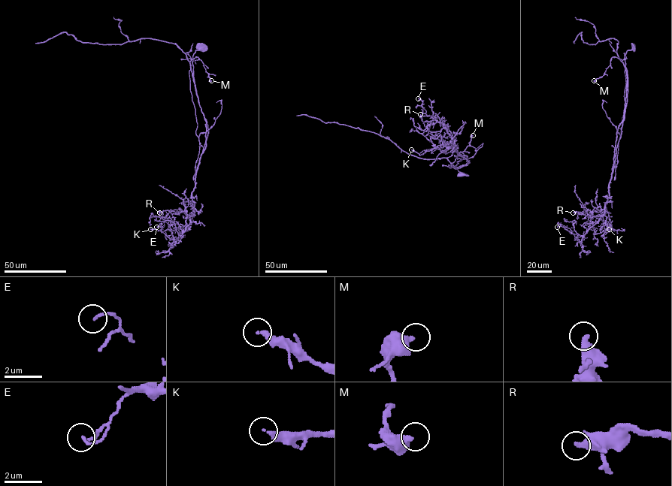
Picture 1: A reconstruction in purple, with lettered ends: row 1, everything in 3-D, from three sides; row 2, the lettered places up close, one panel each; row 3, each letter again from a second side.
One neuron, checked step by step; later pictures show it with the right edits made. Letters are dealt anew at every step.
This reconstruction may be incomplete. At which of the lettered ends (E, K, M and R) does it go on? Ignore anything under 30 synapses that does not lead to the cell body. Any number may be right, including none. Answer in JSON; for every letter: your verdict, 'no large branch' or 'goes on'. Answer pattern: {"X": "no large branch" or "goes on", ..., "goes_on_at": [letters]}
{"E": "no large branch", "K": "no large branch", "M": "no large branch", "R": "no large branch", "goes_on_at": []}

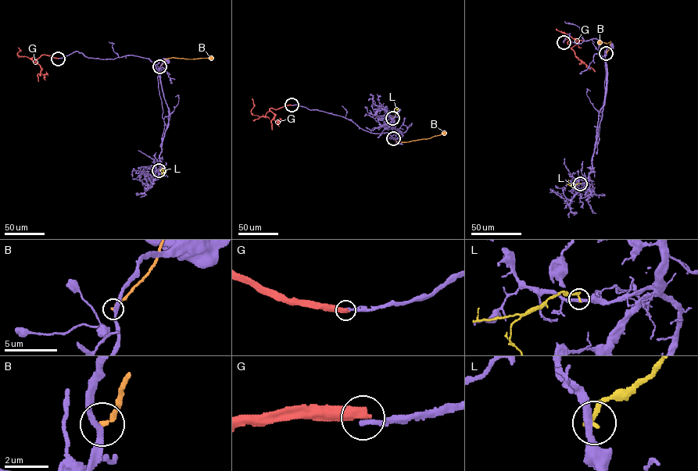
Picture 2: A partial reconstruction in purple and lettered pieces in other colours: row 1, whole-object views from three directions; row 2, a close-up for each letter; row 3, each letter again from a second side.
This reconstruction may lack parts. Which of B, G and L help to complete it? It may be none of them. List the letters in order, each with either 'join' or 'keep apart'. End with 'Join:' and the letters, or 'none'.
B: keep apart
G: keep apart
L: keep apart
Join: none

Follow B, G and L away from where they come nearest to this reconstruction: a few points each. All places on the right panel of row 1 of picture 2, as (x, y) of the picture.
B: (606, 53), (610, 41), (598, 42)
G: (563, 42), (569, 37), (567, 44), (571, 48), (578, 40), (556, 29)
L: (580, 183), (570, 185), (568, 180)

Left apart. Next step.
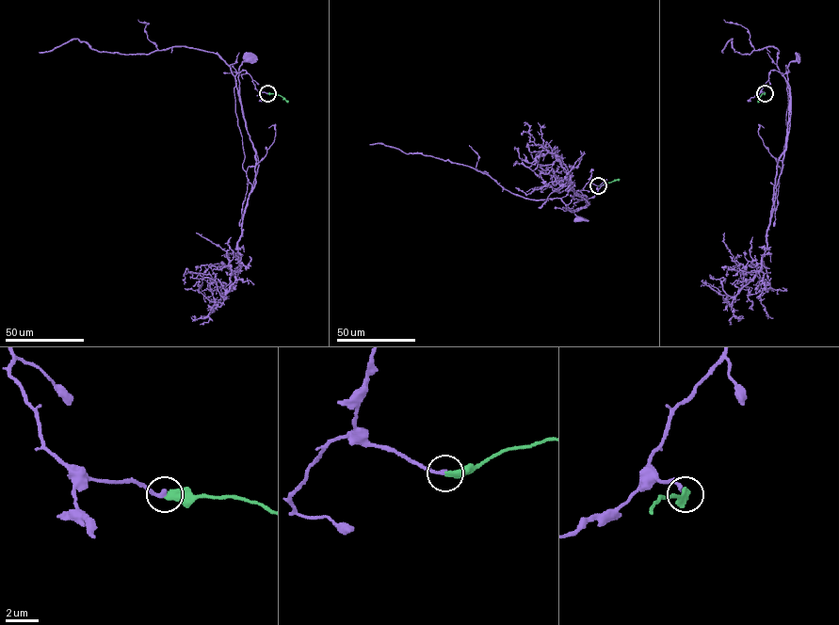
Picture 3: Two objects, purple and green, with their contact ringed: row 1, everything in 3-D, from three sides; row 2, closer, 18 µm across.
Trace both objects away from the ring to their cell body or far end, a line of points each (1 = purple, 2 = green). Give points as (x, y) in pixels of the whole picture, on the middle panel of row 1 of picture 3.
1: (598, 186), (588, 183), (566, 205), (578, 217), (577, 220)
2: (598, 186), (619, 179)

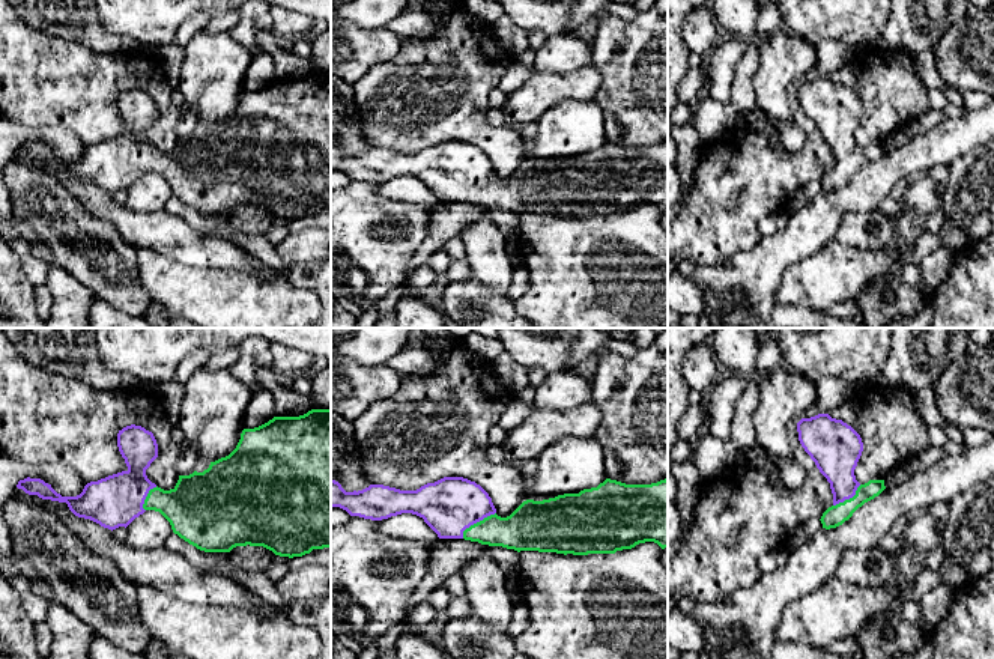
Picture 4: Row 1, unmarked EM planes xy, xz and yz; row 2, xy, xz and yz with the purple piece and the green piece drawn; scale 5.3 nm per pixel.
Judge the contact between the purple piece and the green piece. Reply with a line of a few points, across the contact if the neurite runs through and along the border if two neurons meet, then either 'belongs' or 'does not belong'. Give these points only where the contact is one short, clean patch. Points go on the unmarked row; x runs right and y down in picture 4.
line xz (451, 167), (462, 172), (475, 185), (495, 194), (521, 194); belongs

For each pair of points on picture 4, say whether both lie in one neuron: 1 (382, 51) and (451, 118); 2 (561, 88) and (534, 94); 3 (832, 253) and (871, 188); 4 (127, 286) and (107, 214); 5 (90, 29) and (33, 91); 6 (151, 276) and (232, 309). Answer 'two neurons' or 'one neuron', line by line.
1: two neurons
2: one neuron
3: two neurons
4: two neurons
5: two neurons
6: one neuron

